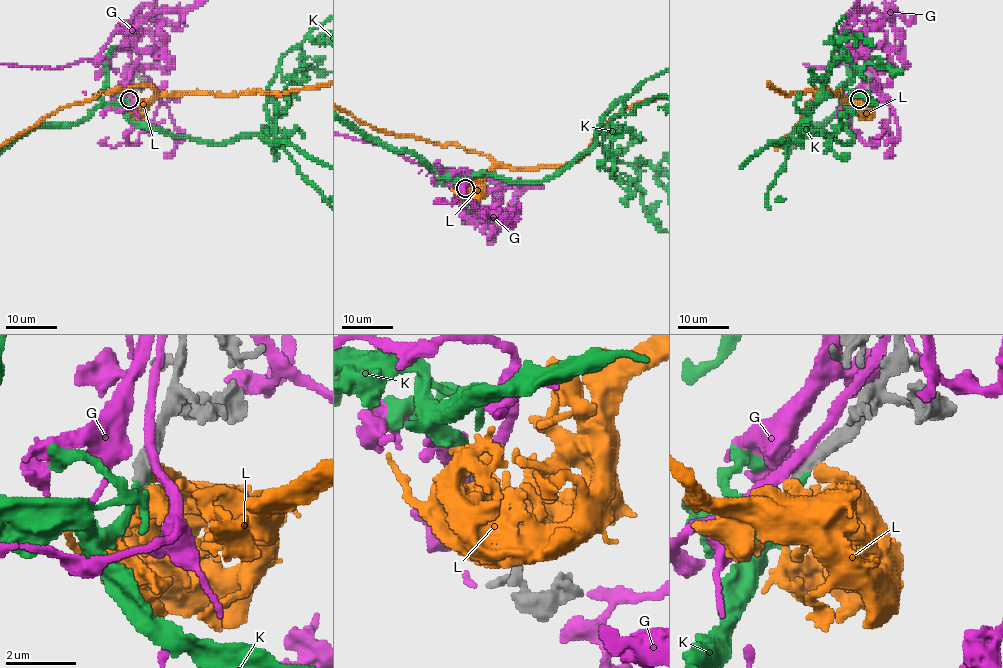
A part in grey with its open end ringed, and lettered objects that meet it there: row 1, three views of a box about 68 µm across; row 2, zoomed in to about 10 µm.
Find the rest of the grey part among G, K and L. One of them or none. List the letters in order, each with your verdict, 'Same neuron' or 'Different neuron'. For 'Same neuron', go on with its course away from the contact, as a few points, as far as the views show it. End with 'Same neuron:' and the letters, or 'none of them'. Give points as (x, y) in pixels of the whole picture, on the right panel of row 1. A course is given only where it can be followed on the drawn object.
G: Different neuron
K: Same neuron
L: Different neuron
Same neuron: K

